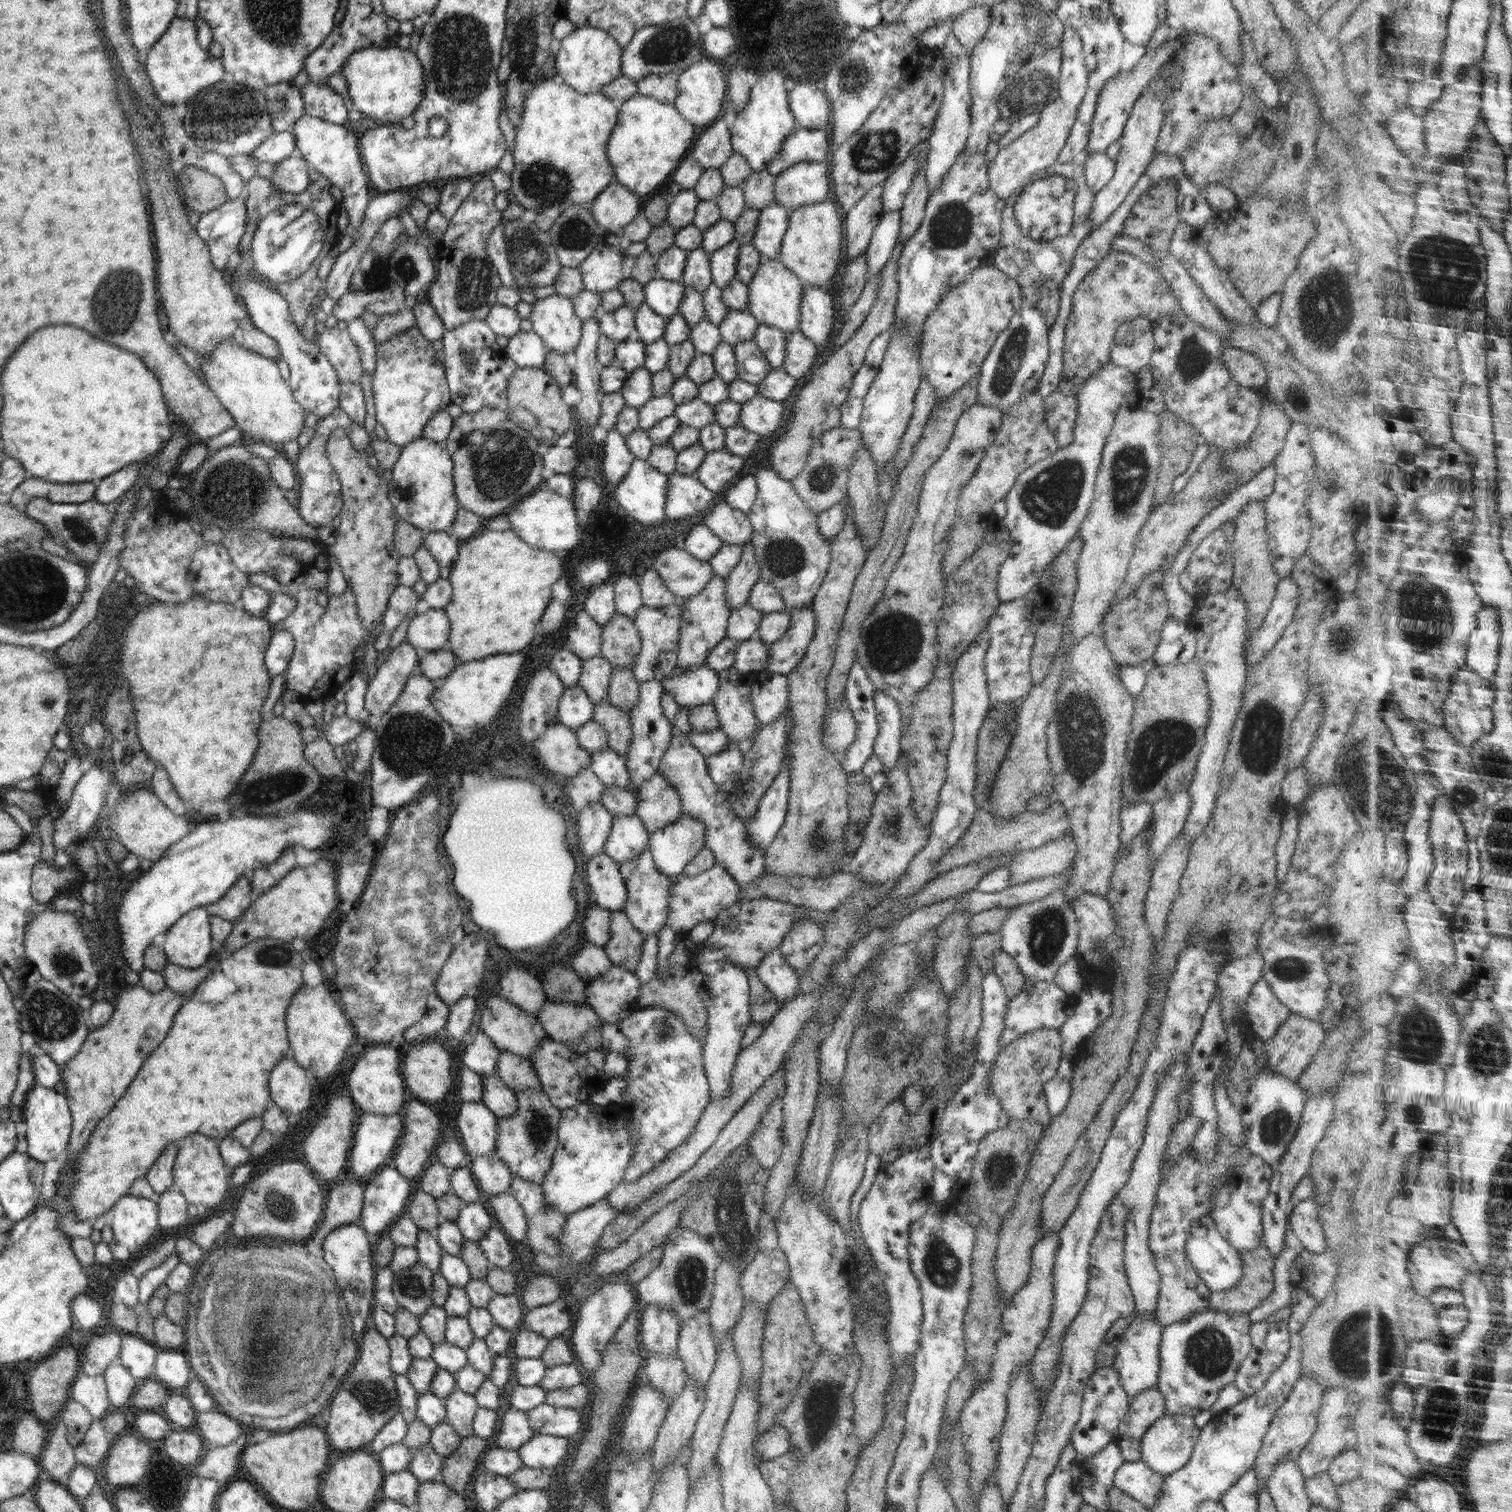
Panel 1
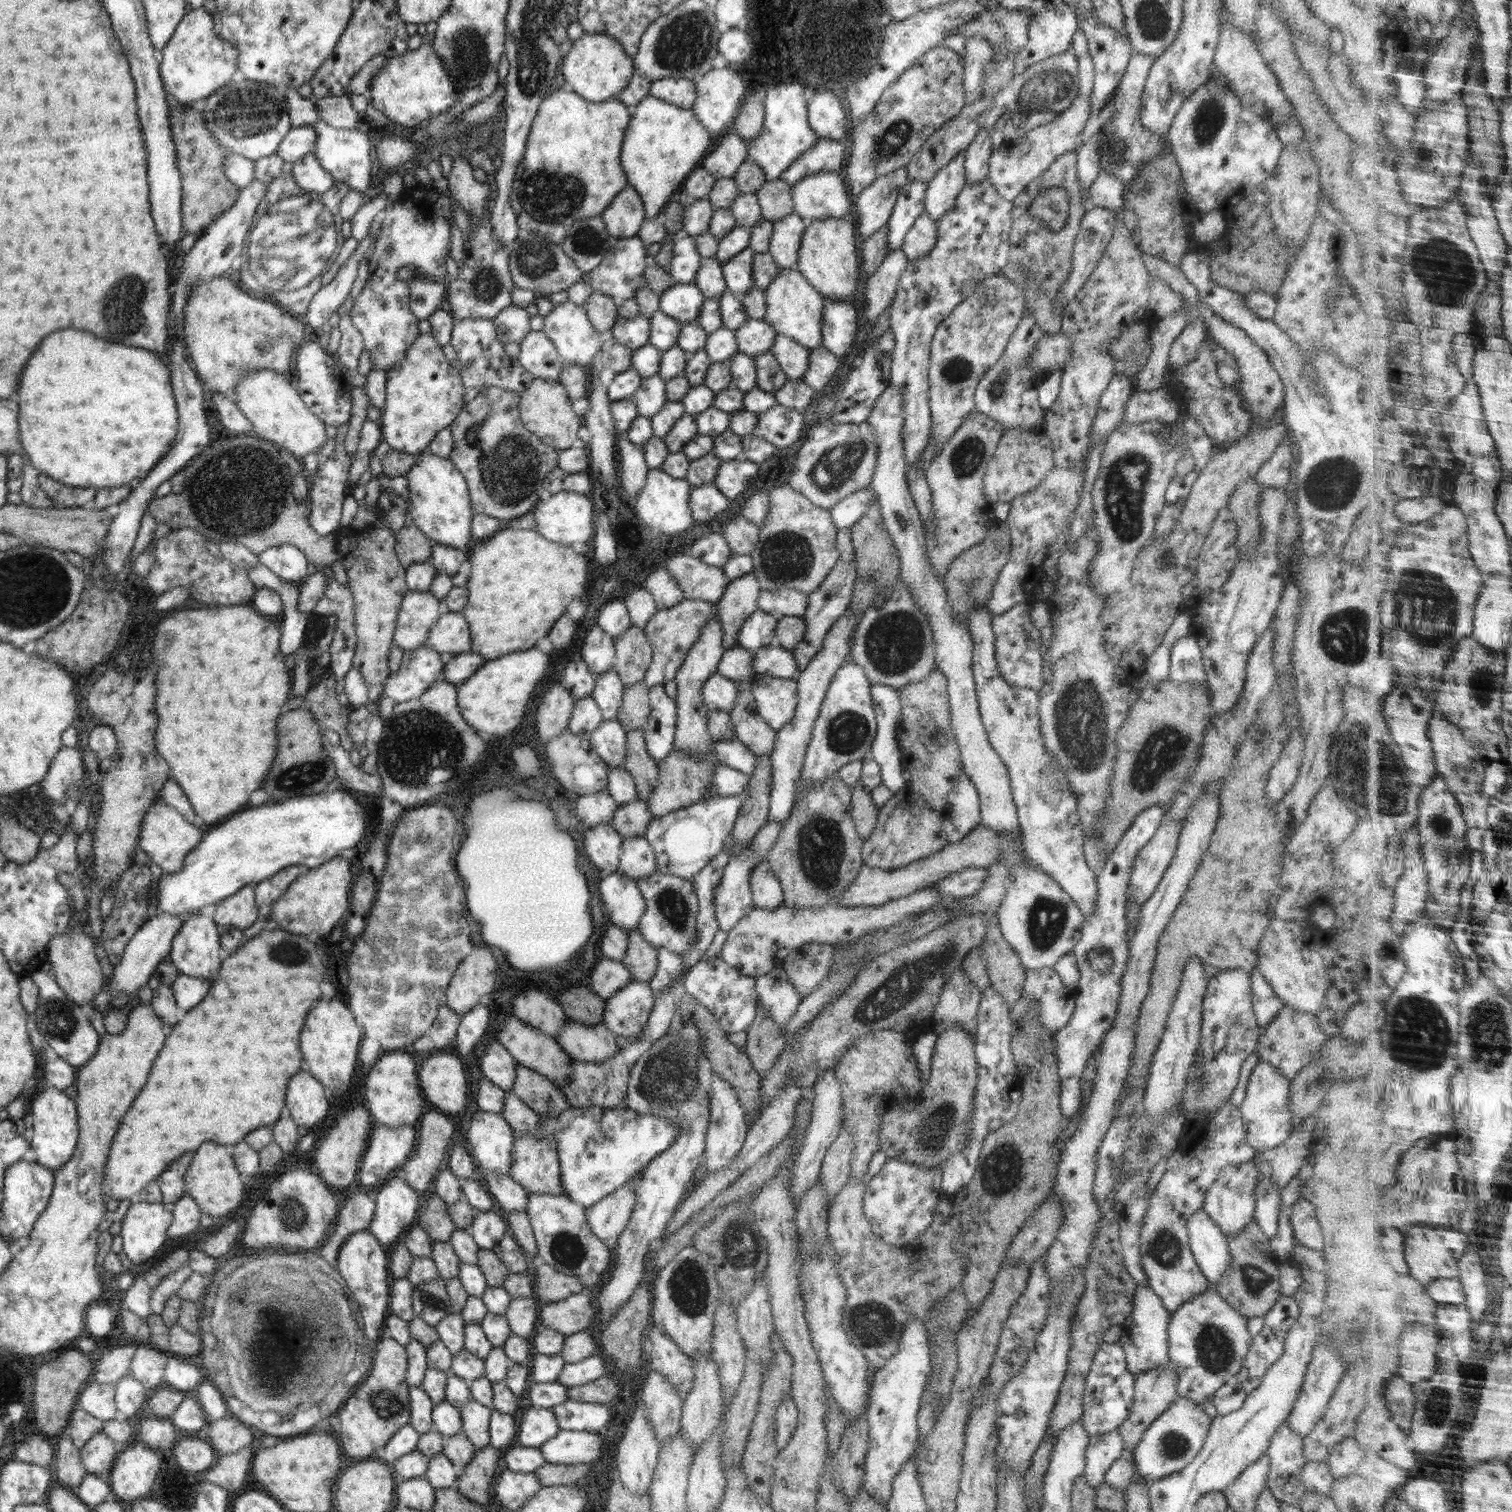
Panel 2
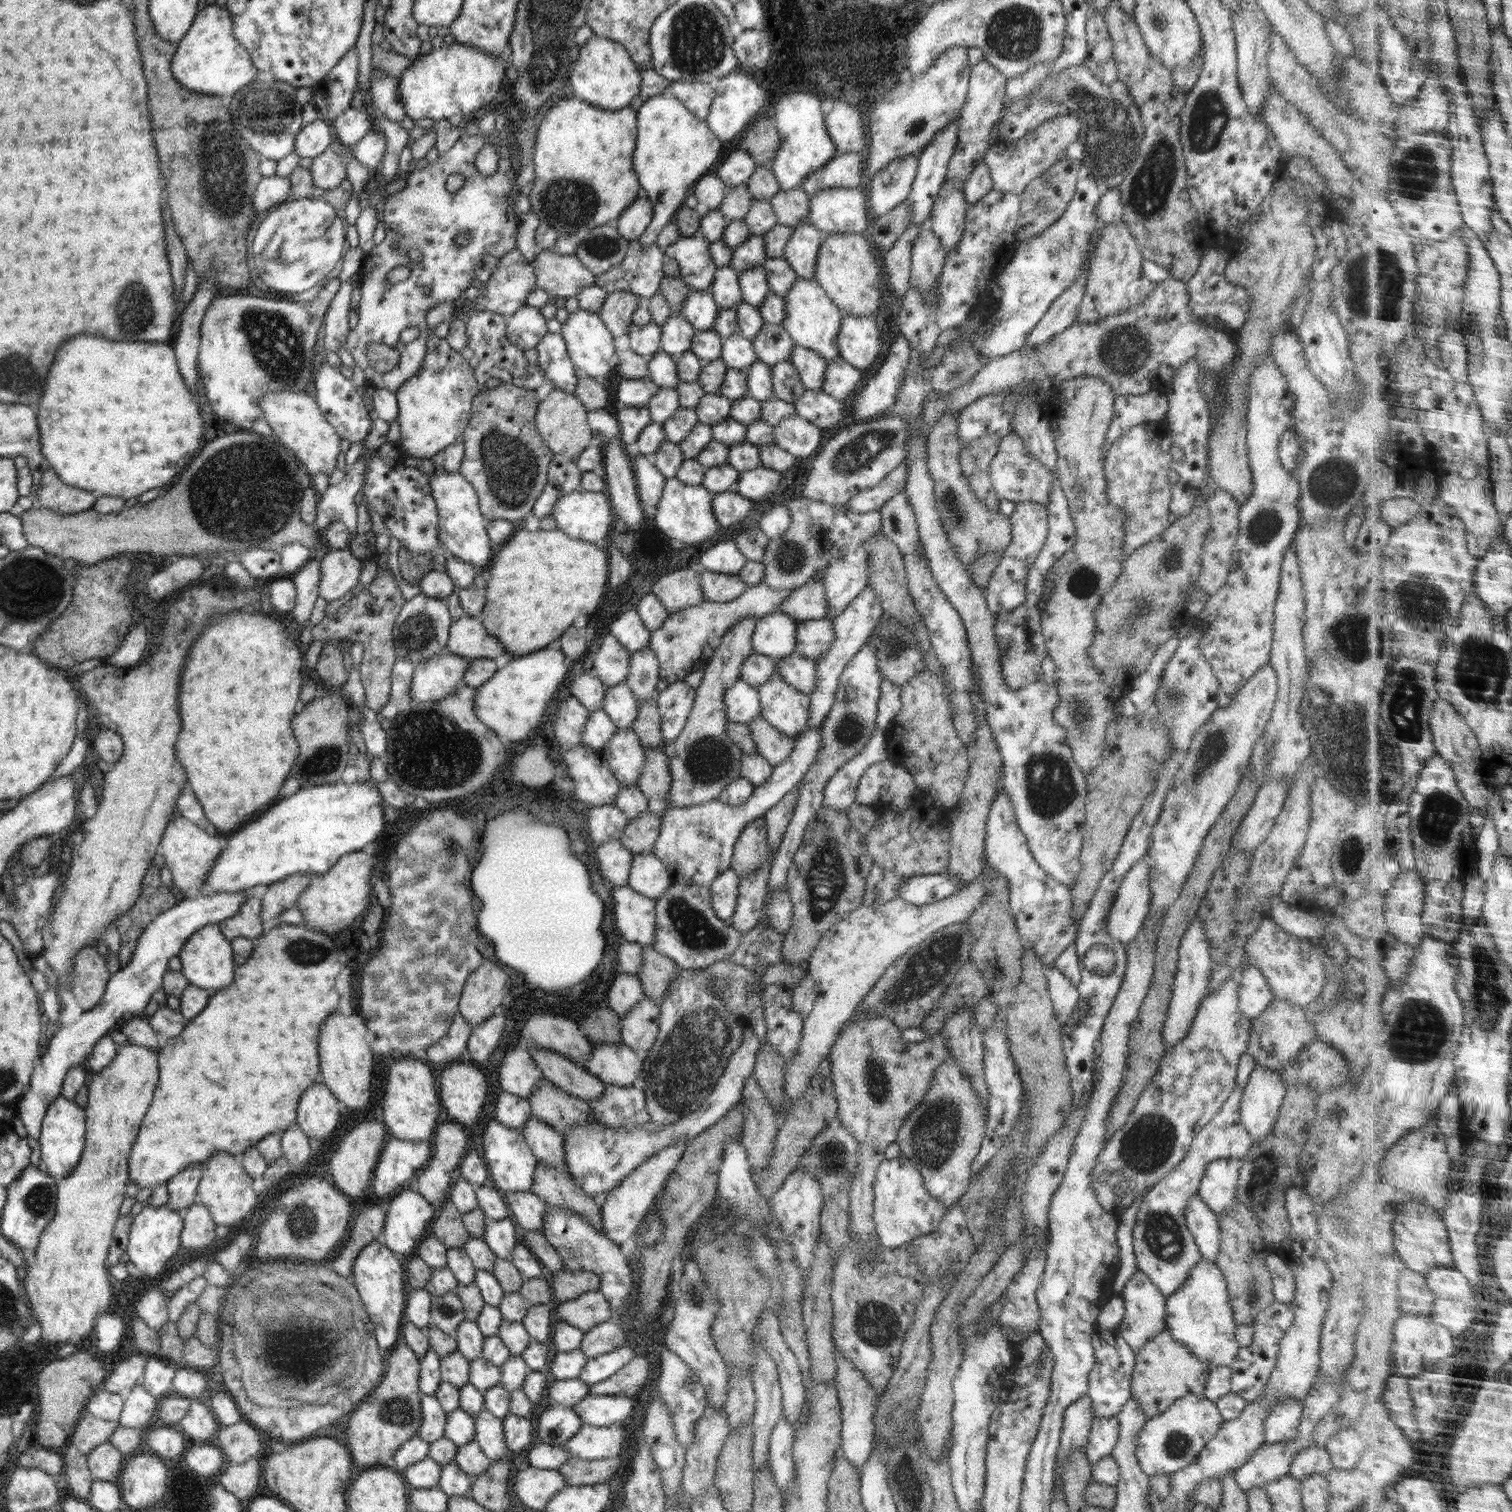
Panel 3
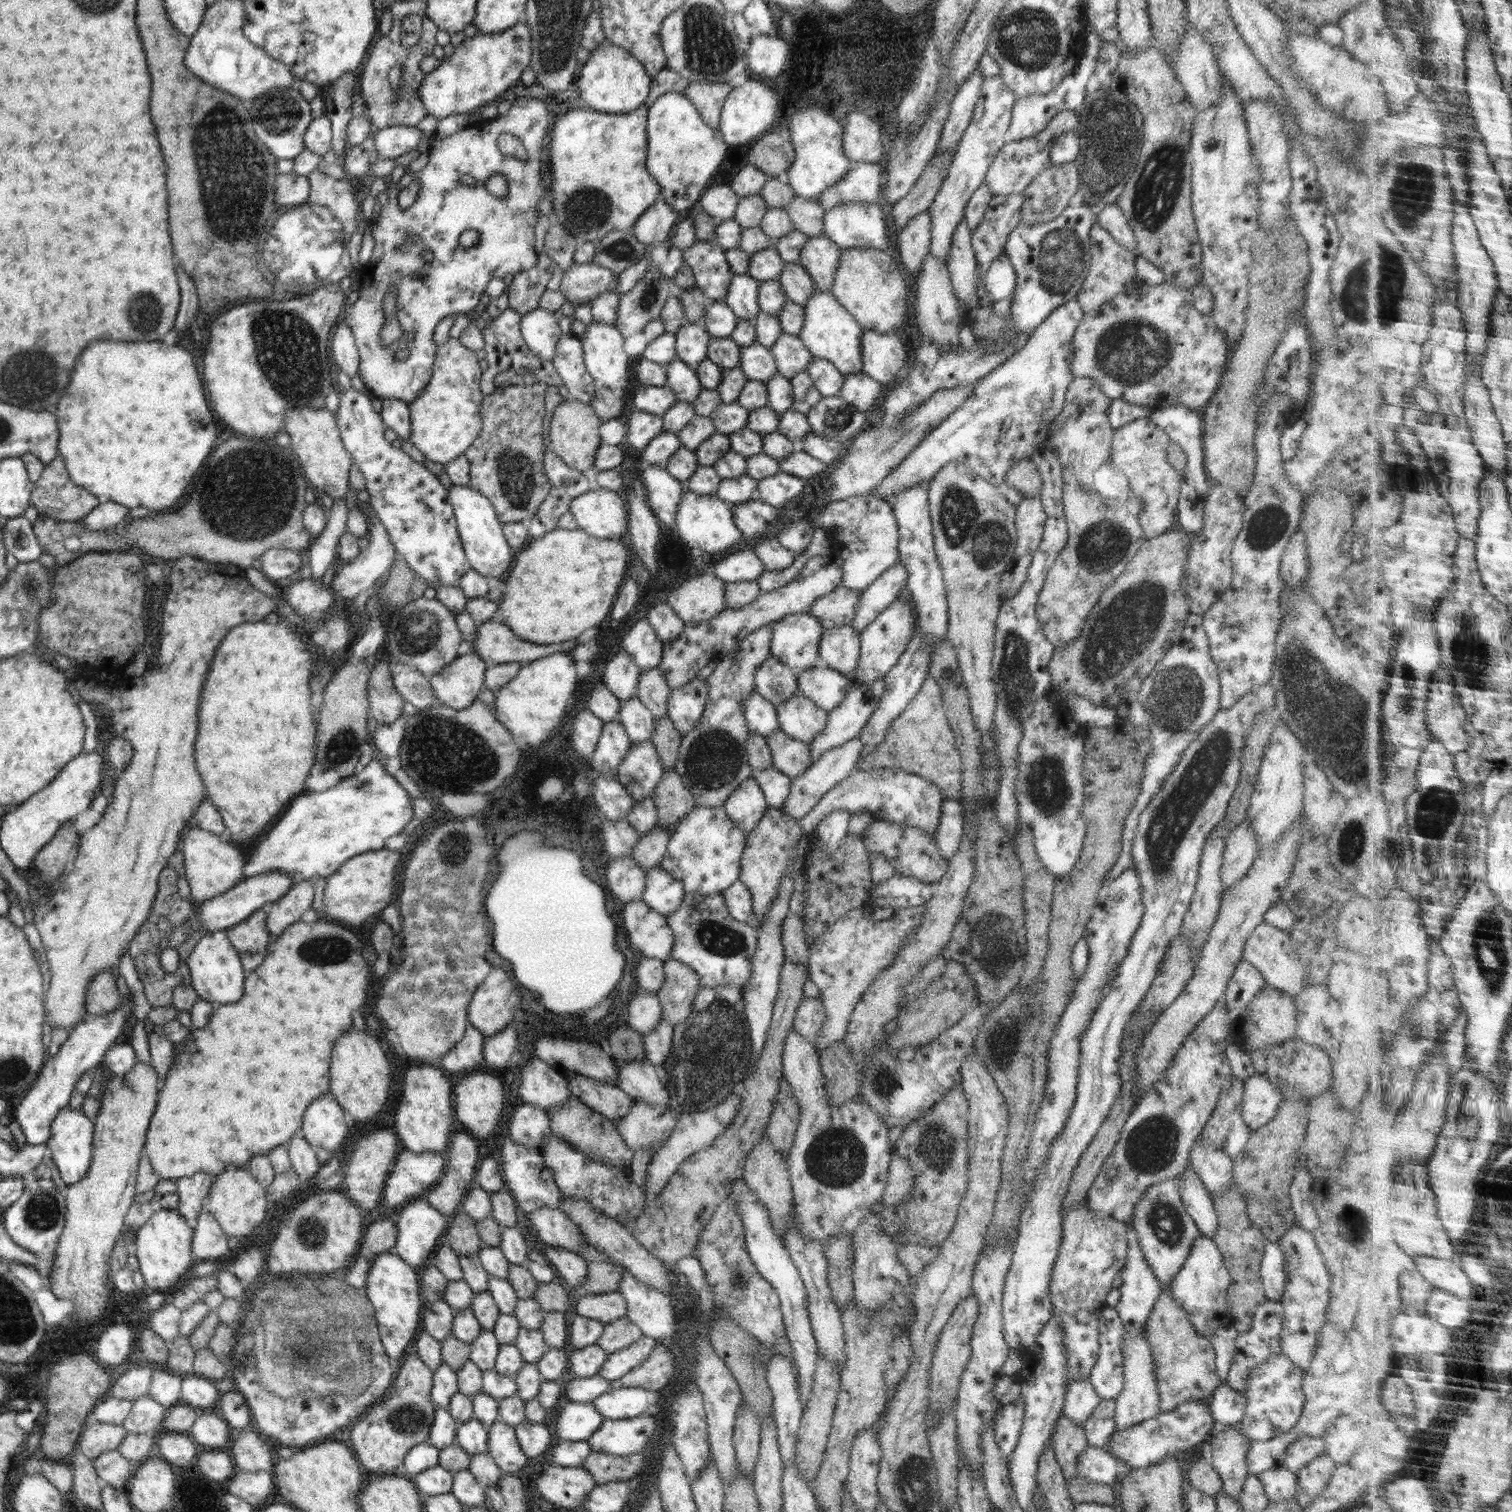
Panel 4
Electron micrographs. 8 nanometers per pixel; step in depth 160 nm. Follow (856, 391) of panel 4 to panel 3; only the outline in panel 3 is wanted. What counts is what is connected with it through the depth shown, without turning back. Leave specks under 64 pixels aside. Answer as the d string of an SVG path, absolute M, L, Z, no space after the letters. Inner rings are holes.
M844 359L827 362L821 391L840 401L848 401L862 380L862 370L852 366Z

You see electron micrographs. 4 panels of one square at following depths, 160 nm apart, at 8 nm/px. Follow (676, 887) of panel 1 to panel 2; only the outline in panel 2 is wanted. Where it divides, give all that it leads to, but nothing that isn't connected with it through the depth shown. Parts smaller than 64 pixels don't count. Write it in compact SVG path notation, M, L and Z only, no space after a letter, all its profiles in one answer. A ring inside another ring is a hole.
M768 820L757 832L757 835L751 842L752 845L747 850L741 852L736 857L730 857L728 864L722 873L721 879L714 889L713 903L715 906L715 917L722 931L728 932L735 928L739 920L753 910L753 894L751 891L751 872L754 867L762 860L766 859L772 845L780 836L782 825L785 820Z

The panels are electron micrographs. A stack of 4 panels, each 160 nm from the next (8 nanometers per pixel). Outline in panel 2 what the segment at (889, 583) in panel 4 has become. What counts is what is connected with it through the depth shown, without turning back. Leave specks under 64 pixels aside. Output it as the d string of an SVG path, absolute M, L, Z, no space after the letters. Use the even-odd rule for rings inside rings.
M848 609L829 629L820 651L812 661L808 663L808 667L801 672L797 681L797 700L798 706L796 714L792 718L792 722L779 728L776 733L774 748L769 756L772 770L772 792L769 795L769 815L768 820L786 820L791 815L796 795L796 784L800 779L800 770L802 770L807 746L811 742L811 734L816 724L818 716L820 716L820 708L822 702L826 698L826 691L834 674L838 672L845 663L850 661L850 653L854 644L854 635L859 626L860 618L863 611Z

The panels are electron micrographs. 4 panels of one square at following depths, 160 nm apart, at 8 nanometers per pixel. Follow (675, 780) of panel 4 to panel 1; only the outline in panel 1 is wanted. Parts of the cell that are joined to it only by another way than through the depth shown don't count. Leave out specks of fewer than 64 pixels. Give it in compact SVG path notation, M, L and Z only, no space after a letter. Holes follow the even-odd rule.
M602 702L594 706L592 721L603 726L608 737L608 747L625 760L633 737L629 714L614 708L608 702Z

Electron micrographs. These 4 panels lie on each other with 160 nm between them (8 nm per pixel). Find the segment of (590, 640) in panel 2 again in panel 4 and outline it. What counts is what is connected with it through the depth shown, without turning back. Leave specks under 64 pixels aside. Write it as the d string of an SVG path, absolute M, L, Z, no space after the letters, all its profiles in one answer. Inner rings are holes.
M622 649L604 666L602 683L618 700L626 702L636 698L640 672L640 668Z

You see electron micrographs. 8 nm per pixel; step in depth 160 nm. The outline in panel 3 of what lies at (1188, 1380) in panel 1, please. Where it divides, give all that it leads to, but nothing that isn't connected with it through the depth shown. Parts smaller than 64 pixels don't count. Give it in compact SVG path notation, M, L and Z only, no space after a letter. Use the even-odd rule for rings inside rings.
M1204 1257L1190 1271L1186 1282L1172 1296L1166 1297L1165 1323L1172 1338L1201 1358L1210 1370L1215 1366L1231 1366L1236 1360L1240 1346L1235 1339L1237 1324L1233 1319L1227 1282L1216 1264Z

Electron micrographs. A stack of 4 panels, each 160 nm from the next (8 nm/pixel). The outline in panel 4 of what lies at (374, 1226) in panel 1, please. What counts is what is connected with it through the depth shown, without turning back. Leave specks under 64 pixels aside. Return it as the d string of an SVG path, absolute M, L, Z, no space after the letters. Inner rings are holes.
M422 1198L408 1202L406 1206L399 1209L399 1213L395 1217L397 1243L394 1245L392 1253L417 1270L427 1267L438 1250L439 1246L436 1242L445 1231L448 1221L448 1216L438 1212Z

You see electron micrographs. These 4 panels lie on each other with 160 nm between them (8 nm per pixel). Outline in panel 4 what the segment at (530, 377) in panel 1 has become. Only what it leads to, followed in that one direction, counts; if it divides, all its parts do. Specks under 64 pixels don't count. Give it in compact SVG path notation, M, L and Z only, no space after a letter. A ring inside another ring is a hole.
M572 398L562 401L552 412L550 431L548 432L550 445L546 450L554 451L570 468L575 468L580 472L586 468L592 468L596 451L602 442L599 435L601 421L588 403Z

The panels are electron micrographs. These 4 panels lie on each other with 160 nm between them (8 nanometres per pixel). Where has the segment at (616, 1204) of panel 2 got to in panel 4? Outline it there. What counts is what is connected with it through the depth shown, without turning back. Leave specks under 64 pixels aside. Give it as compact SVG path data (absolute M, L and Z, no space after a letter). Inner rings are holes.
M730 1095L724 1102L717 1104L714 1108L706 1111L700 1111L692 1114L678 1115L678 1122L674 1132L670 1134L670 1138L666 1140L666 1144L651 1156L650 1168L648 1168L648 1178L646 1178L646 1188L643 1188L645 1195L659 1195L667 1186L670 1178L680 1169L680 1166L687 1160L694 1152L700 1152L708 1146L712 1146L712 1142L718 1140L718 1136L722 1132L726 1132L726 1128L732 1124L732 1120L738 1114L741 1097L739 1095Z

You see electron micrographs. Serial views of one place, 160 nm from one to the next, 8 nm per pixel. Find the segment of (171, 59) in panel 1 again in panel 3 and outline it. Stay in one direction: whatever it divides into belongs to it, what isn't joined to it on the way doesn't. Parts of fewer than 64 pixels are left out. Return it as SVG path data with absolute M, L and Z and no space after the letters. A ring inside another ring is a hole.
M206 4L203 10L199 10L194 16L189 31L177 42L176 52L172 57L171 71L174 78L188 90L201 92L202 94L234 94L253 81L260 70L252 64L249 52L233 35L233 24L230 11L227 7L216 4Z

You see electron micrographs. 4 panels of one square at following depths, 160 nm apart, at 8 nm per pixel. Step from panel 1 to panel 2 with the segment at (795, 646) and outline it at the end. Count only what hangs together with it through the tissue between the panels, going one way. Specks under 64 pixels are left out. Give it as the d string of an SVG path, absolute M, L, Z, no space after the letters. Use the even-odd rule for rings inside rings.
M851 527L837 529L836 548L840 553L840 558L833 567L833 571L809 594L809 601L803 616L806 623L806 634L804 640L798 642L797 648L792 648L791 652L796 658L796 665L800 672L808 667L808 663L822 647L822 642L828 633L828 629L843 615L849 608L851 596L858 573L855 563L855 548L851 539Z

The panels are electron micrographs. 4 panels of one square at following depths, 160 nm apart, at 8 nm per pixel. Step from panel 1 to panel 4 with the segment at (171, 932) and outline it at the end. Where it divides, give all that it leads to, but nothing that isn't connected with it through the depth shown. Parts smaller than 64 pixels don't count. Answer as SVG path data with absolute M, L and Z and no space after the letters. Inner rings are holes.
M225 929L202 936L187 956L187 965L191 974L191 985L200 999L218 1007L221 1004L238 1002L242 998L246 973L239 952L228 940Z

